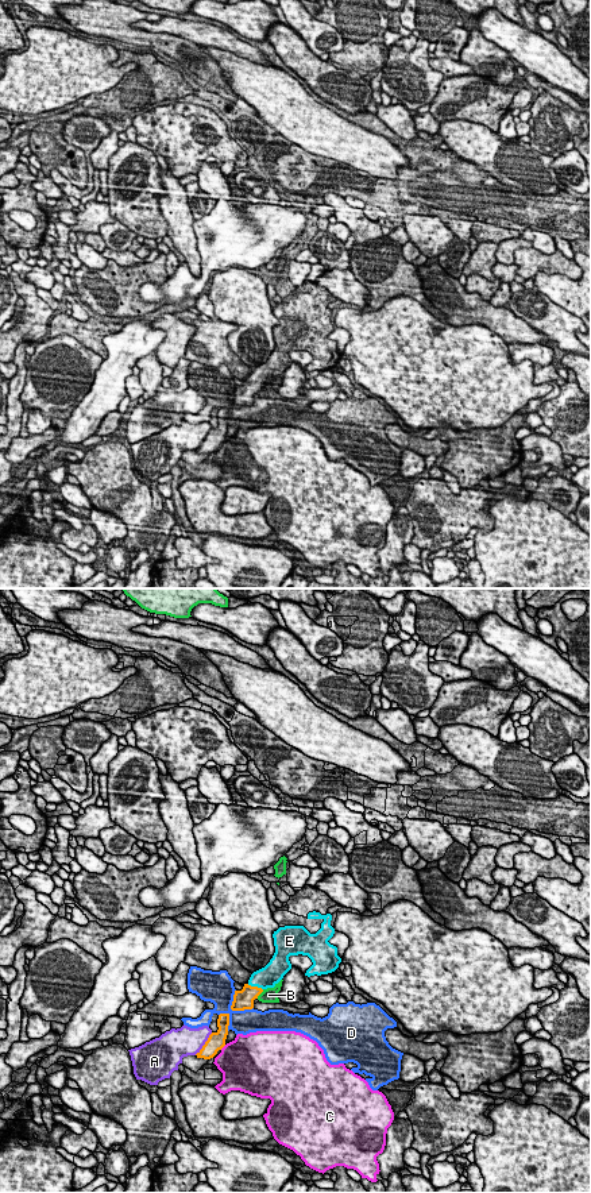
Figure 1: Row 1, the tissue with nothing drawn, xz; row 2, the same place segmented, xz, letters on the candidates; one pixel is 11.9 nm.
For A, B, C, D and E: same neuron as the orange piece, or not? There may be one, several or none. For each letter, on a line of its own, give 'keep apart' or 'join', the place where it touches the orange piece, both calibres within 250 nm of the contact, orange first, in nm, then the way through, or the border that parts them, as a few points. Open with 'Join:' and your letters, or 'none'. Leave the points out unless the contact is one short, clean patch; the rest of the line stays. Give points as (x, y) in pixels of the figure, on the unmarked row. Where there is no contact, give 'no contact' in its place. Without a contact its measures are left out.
Join: E
A: keep apart | xz (205, 439) | 220/340 nm
B: keep apart | xz (261, 387) | 240/170 nm | along xz (263, 385), (257, 393)
C: keep apart | xz (223, 441) | 220/480 nm
D: keep apart | xz (232, 405) | 240/300 nm
E: join | xz (255, 382) | 240/260 nm | across xz (243, 394), (255, 382), (266, 373)

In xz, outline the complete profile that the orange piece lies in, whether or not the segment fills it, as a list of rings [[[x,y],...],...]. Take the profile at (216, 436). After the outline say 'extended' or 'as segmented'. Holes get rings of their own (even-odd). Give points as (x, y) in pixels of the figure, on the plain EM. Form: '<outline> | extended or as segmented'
[[[220,409],[217,414],[219,425],[209,431],[202,444],[196,449],[197,453],[210,455],[217,449],[219,445],[221,445],[225,441],[228,421],[229,409]]] | as segmented

